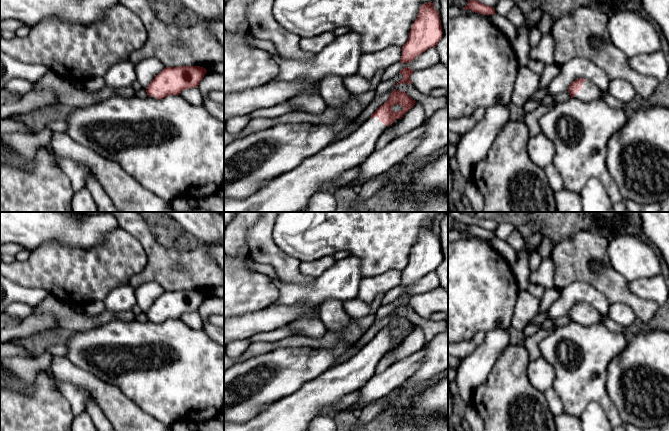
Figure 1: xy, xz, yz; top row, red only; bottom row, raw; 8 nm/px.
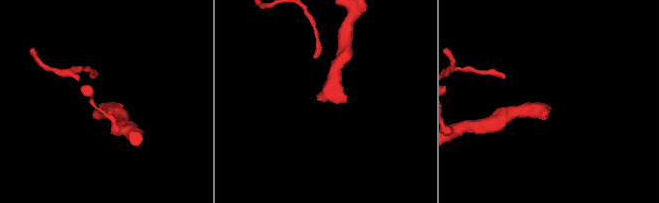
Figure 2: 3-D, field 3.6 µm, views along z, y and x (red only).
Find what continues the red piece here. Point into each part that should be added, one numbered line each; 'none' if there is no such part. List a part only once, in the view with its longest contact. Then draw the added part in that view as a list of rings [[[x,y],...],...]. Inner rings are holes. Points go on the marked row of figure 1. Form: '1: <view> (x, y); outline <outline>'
1: xz (290, 192); outline [[[378,116],[368,118],[344,139],[307,157],[293,170],[269,180],[249,197],[241,200],[224,198],[224,212],[299,212],[305,209],[314,194],[334,194],[340,188],[334,182],[345,171],[357,168],[369,157],[375,150],[378,138],[387,128]]]

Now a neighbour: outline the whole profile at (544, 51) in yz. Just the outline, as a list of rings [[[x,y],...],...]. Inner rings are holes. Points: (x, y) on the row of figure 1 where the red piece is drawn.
[[[552,33],[542,35],[538,45],[531,47],[530,59],[542,61],[545,65],[555,64],[554,60],[554,38]]]

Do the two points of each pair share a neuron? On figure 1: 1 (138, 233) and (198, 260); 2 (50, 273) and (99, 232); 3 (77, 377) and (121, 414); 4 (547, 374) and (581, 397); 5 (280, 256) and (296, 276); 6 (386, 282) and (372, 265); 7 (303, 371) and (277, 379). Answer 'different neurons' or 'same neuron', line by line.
1: same neuron
2: different neurons
3: same neuron
4: different neurons
5: same neuron
6: different neurons
7: same neuron

